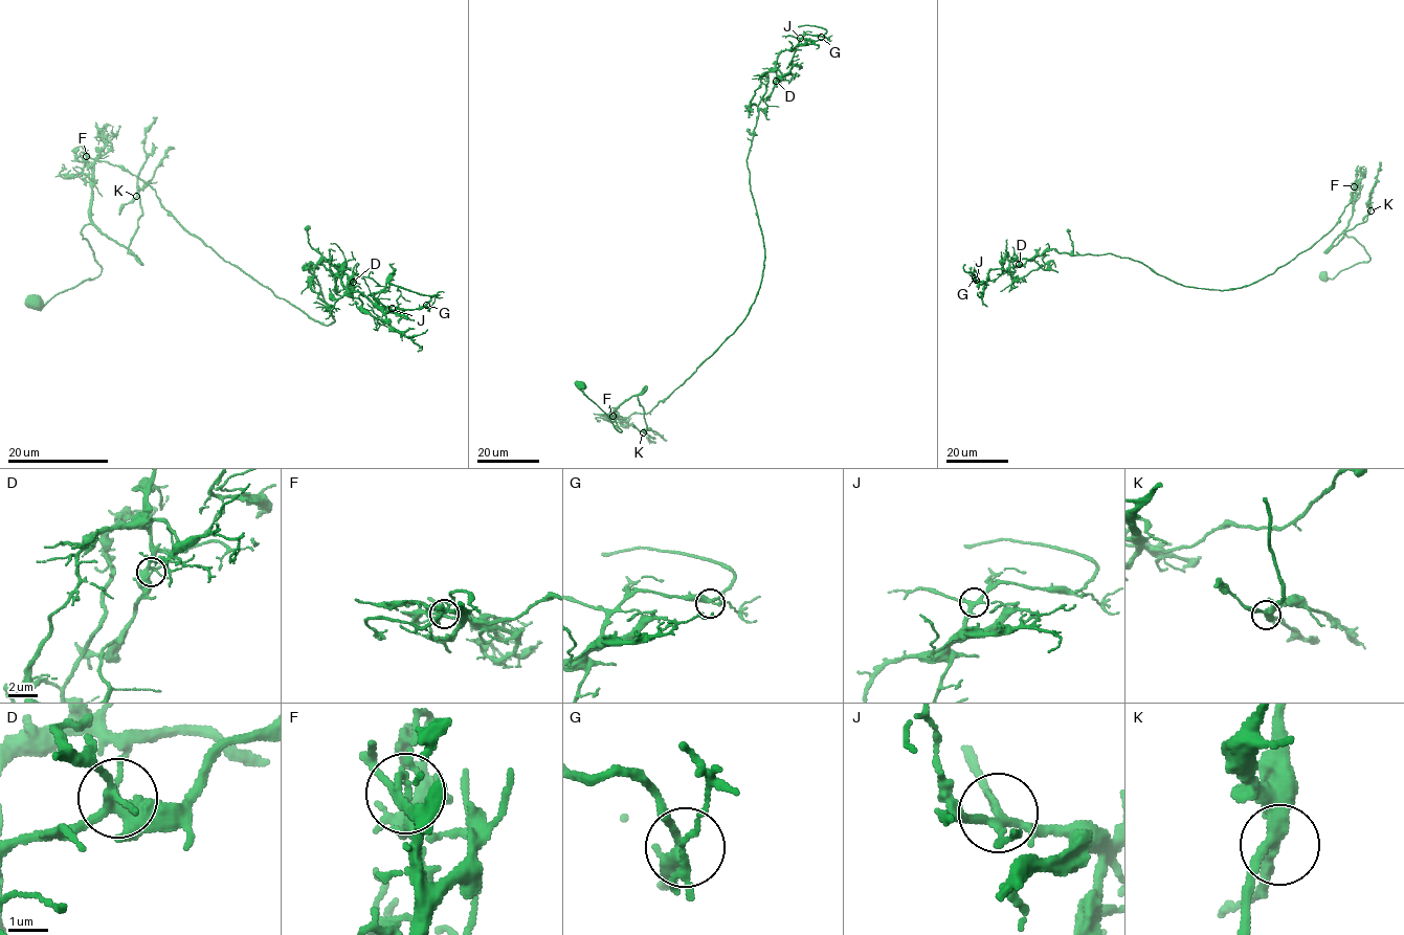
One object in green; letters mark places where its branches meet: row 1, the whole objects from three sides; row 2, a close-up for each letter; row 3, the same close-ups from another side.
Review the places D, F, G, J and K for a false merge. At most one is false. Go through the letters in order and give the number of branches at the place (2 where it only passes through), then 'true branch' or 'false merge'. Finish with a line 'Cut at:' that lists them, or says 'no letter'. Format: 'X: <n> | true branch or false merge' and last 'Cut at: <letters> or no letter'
D: 5 | true branch
F: 7 | false merge
G: 5 | true branch
J: 4 | true branch
K: 4 | true branch
Cut at: F

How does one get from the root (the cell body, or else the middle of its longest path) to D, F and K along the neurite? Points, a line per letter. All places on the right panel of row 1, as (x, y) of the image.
D: (1246, 285), (1187, 287), (1110, 253), (1050, 248), (1031, 261), (1012, 259), (1009, 267), (1019, 264)
F: (1246, 285), (1273, 273), (1324, 236), (1352, 200), (1355, 186)
K: (1246, 285), (1273, 273), (1324, 236), (1356, 190), (1349, 224), (1332, 245), (1345, 231), (1363, 223), (1371, 210)

